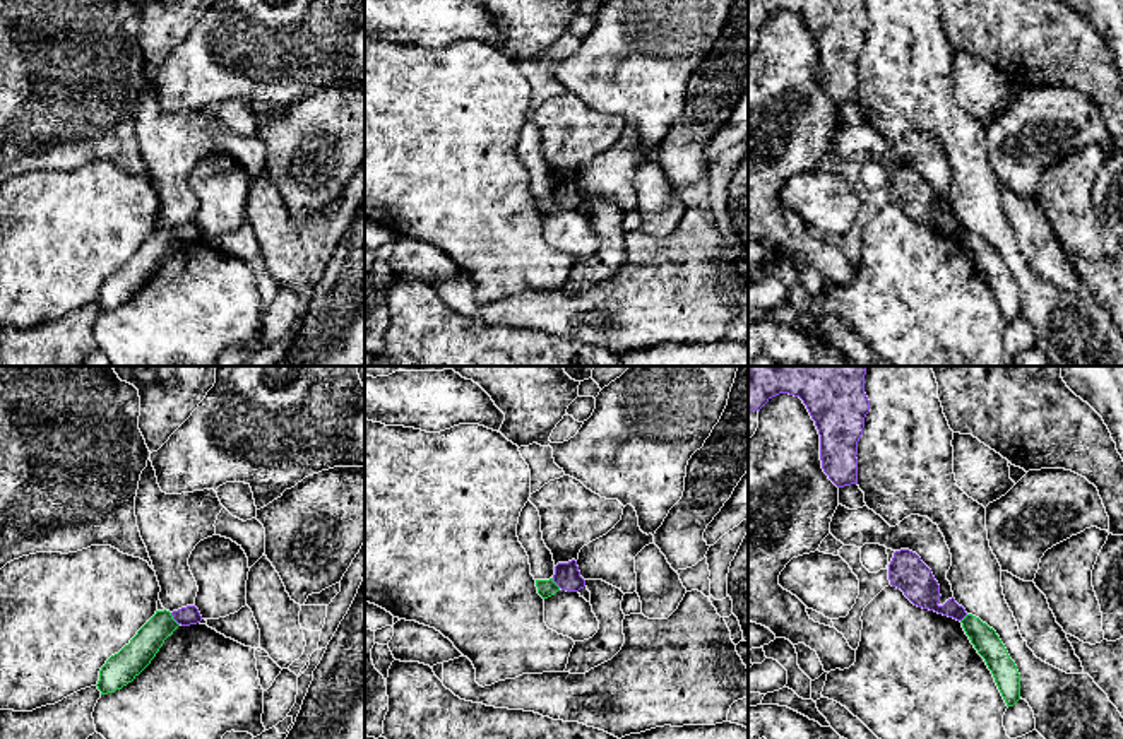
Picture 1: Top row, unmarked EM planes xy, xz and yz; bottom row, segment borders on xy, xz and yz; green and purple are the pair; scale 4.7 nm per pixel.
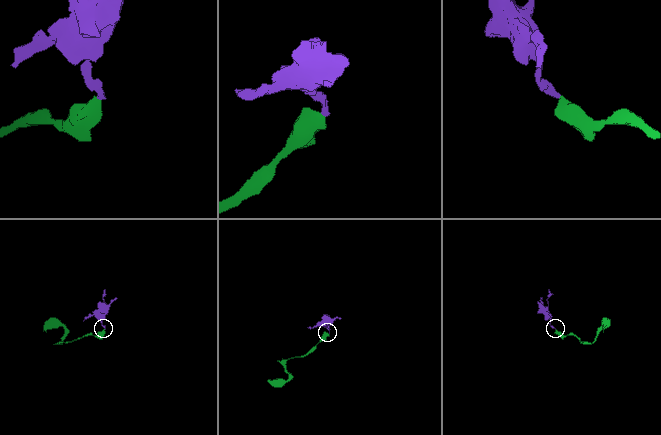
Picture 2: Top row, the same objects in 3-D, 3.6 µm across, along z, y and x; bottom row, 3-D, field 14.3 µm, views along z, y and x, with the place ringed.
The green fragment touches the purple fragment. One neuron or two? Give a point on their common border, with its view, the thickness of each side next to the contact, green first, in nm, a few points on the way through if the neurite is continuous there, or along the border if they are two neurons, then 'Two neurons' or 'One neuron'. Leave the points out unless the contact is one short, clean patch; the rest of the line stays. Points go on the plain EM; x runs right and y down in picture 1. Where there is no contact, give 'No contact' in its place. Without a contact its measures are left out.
Touches green at xy (173, 236). Thickness 140 nm (green) against 90 nm. Boundary: xy (170, 230), (178, 242). Two neurons

